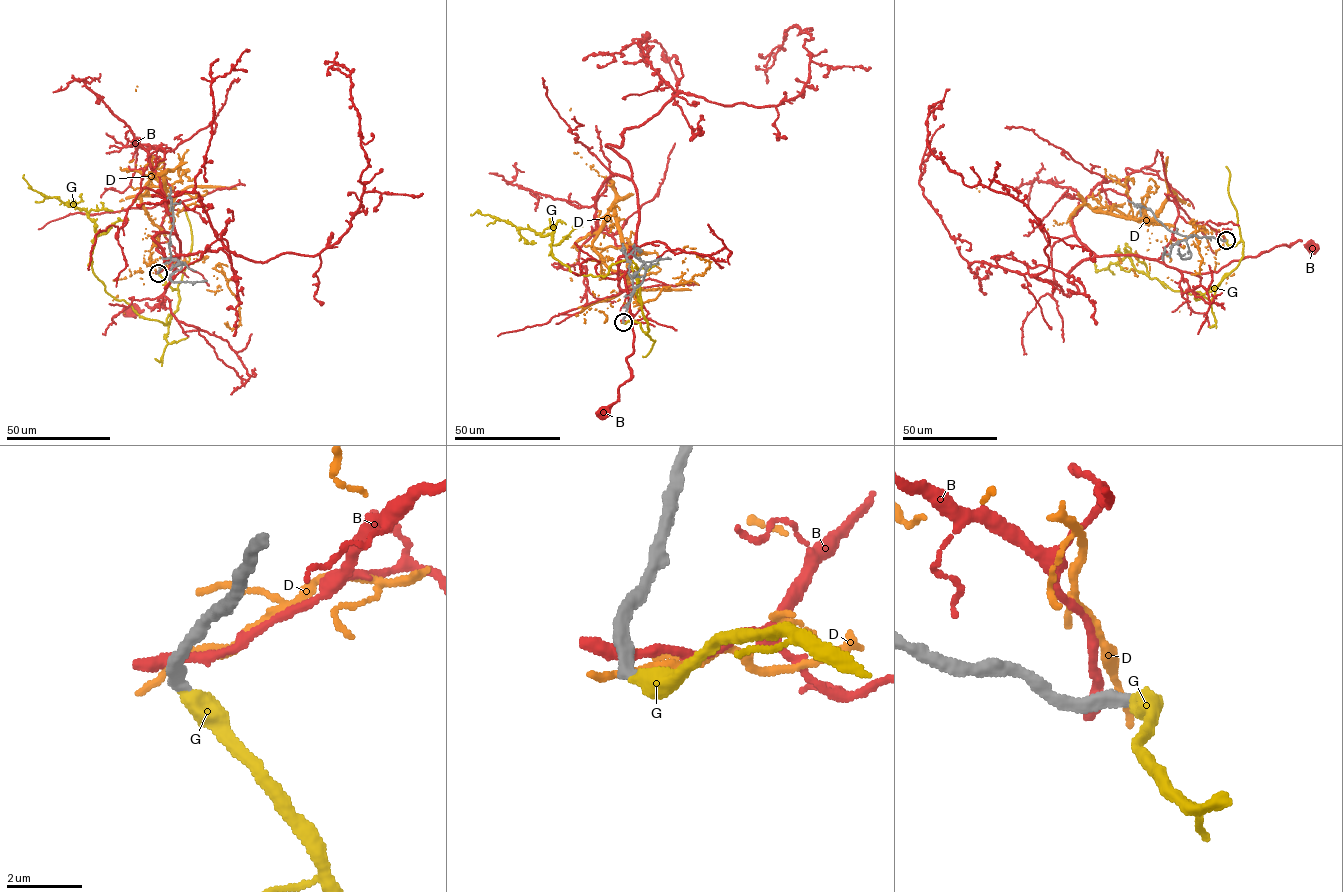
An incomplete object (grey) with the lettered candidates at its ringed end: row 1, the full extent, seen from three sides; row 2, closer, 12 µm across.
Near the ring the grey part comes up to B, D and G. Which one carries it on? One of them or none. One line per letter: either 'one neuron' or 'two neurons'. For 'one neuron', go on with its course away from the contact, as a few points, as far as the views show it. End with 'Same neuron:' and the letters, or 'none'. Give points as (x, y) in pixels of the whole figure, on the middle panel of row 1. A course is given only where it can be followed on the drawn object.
B: two neurons
D: two neurons
G: one neuron | via (623, 323), (647, 333), (627, 261), (604, 276), (573, 273), (554, 258), (552, 233), (471, 215)
Same neuron: G

